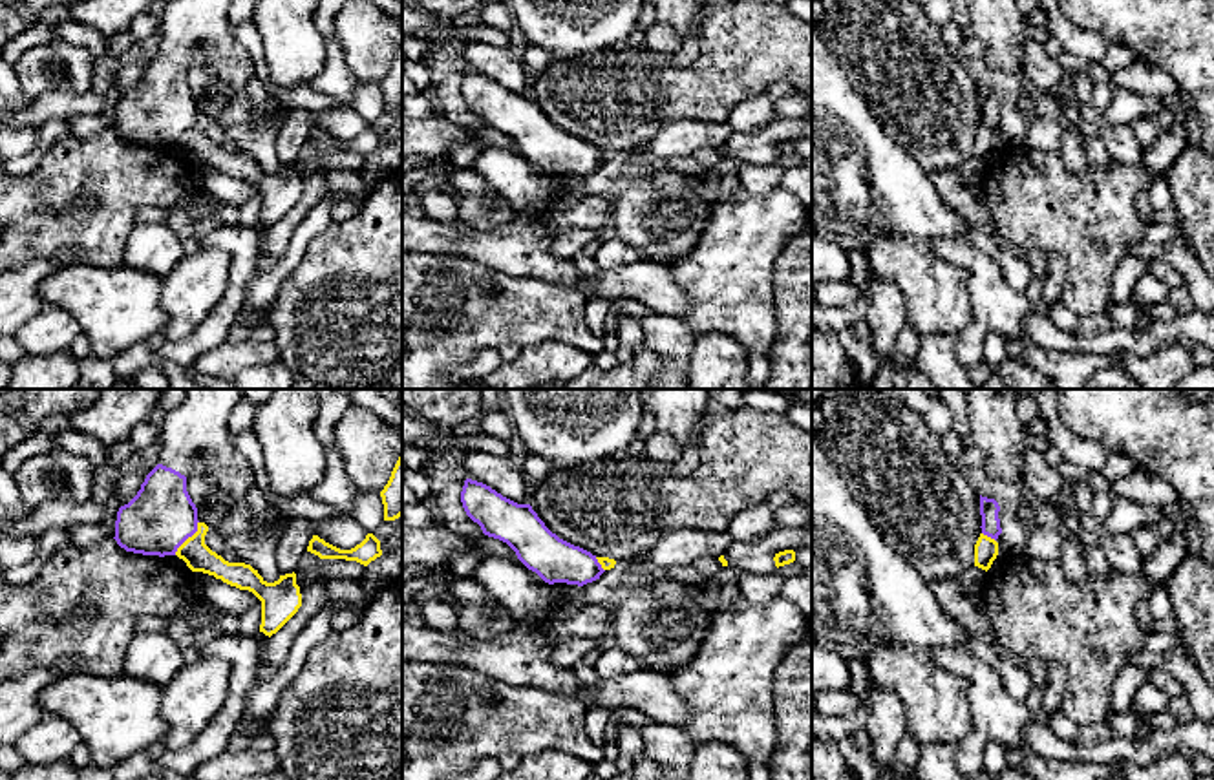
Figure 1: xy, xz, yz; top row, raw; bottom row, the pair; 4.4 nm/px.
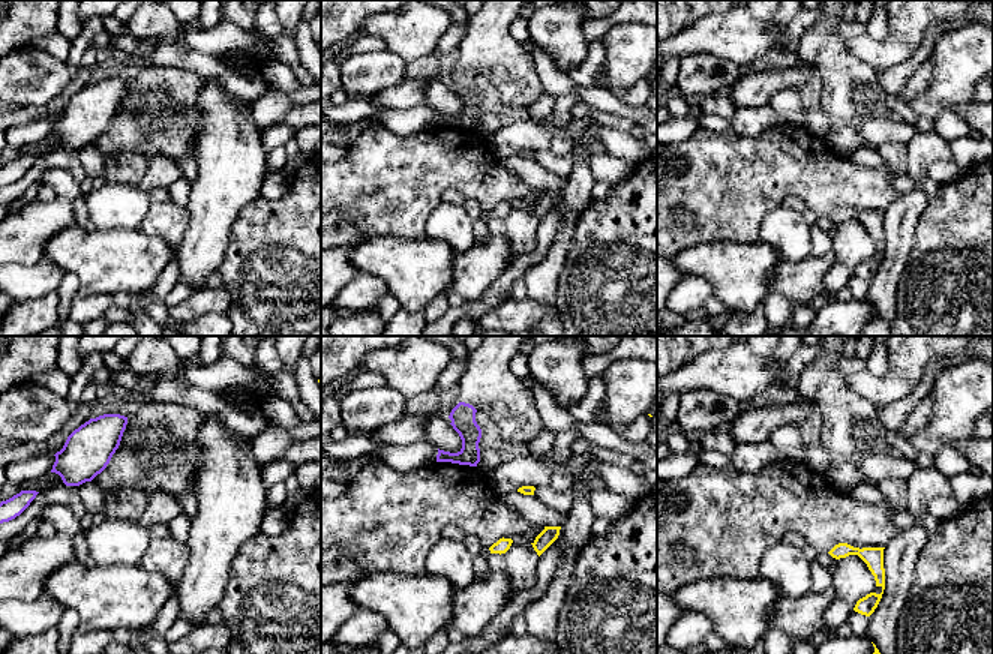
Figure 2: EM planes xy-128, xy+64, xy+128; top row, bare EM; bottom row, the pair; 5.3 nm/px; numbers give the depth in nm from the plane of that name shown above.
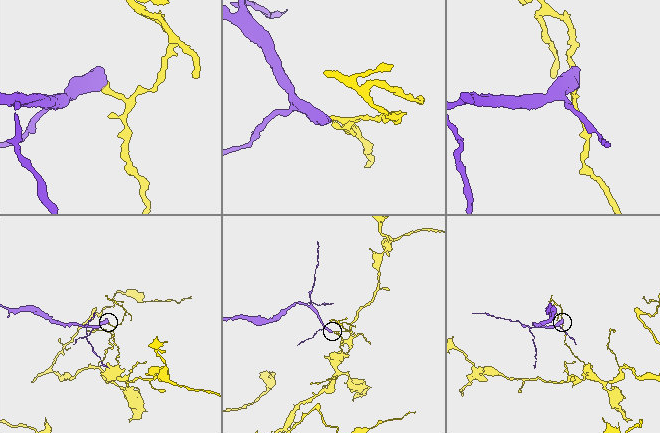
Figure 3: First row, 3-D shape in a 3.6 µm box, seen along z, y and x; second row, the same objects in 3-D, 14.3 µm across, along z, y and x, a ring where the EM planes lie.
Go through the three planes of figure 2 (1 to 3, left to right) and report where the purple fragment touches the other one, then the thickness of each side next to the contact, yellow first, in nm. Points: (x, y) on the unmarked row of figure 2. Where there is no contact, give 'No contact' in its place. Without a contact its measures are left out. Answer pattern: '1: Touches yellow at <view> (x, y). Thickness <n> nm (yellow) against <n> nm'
1: No contact
2: No contact
3: No contact

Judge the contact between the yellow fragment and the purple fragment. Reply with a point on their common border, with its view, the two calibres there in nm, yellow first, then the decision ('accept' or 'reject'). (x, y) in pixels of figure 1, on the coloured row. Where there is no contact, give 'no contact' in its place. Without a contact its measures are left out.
xy (189, 537) | 120/300 nm | reject

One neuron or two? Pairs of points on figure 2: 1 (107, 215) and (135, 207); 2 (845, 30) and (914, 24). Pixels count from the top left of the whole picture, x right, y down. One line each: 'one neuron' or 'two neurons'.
1: one neuron
2: two neurons

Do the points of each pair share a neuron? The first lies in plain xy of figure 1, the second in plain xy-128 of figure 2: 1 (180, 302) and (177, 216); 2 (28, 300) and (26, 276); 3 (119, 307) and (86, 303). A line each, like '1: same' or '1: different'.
1: same
2: different
3: different

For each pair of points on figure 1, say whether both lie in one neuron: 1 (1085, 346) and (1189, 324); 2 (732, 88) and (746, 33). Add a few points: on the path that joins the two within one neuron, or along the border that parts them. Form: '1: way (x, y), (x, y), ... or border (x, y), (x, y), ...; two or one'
1: way (1110, 340), (1149, 340), (1163, 333); one
2: way (732, 75), (732, 66), (745, 46); one

